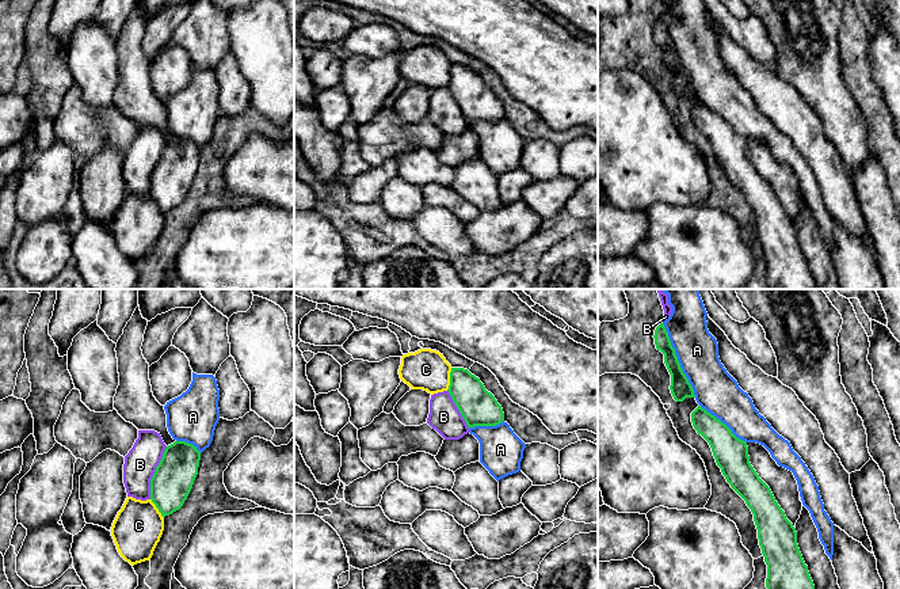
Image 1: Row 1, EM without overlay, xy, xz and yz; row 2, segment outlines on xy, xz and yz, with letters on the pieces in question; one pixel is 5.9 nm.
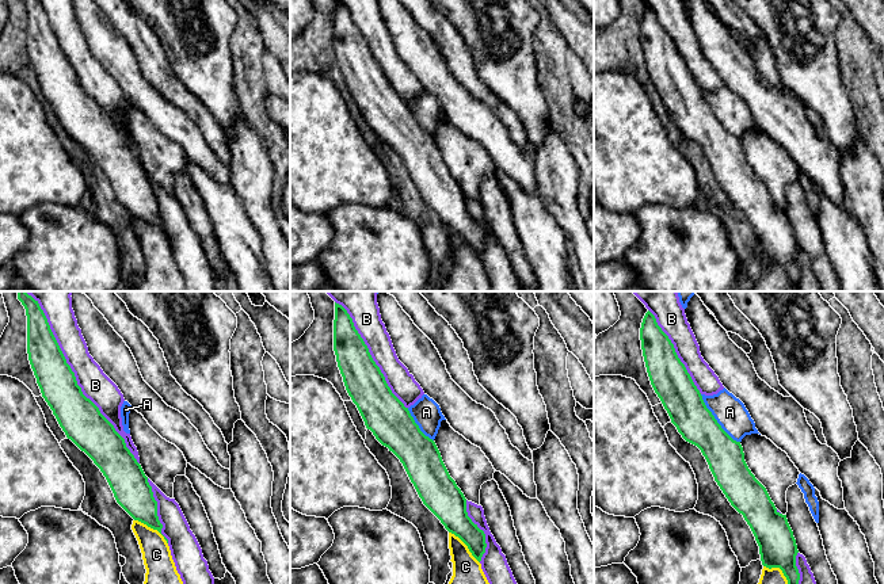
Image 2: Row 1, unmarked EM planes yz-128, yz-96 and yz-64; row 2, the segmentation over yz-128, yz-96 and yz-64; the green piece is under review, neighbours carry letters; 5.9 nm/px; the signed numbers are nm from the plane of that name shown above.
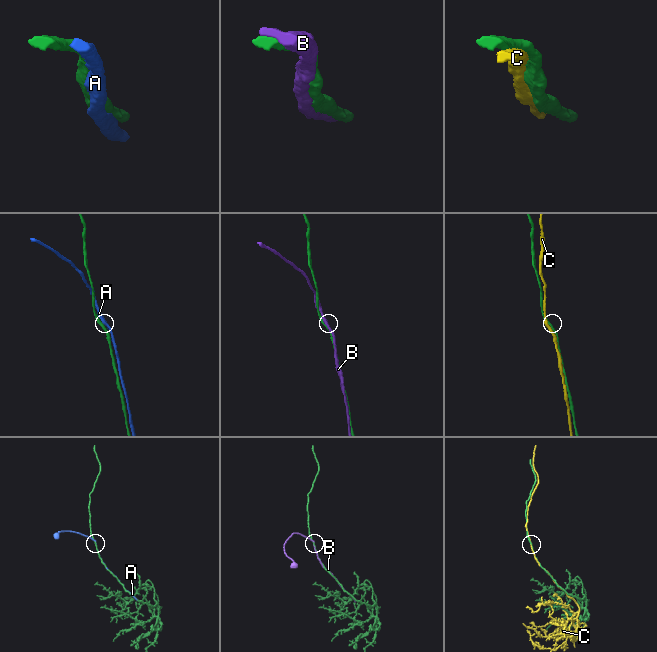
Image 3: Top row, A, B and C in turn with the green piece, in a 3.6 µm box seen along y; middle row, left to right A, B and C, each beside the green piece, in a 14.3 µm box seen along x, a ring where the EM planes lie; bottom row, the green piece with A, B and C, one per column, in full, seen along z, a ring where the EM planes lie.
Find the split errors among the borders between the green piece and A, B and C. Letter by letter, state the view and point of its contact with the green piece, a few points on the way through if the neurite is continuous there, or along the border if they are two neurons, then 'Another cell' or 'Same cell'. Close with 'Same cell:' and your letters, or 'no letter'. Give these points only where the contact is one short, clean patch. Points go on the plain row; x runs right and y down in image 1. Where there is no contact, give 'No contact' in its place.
A: Touches green at yz (677, 56). Same cell
B: Touches green at xy (155, 168). Another cell
C: Touches green at xz (450, 75). Another cell
Same cell: A

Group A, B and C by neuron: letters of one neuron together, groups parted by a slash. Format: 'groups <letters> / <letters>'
groups A / B C

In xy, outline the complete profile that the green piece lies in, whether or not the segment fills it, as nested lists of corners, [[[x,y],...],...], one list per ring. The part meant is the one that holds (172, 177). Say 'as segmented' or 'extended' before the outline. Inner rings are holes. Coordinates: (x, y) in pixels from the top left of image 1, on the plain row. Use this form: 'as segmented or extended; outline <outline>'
as segmented; outline [[[192,140],[168,141],[150,175],[150,195],[163,213],[179,206],[198,171],[201,148]]]

